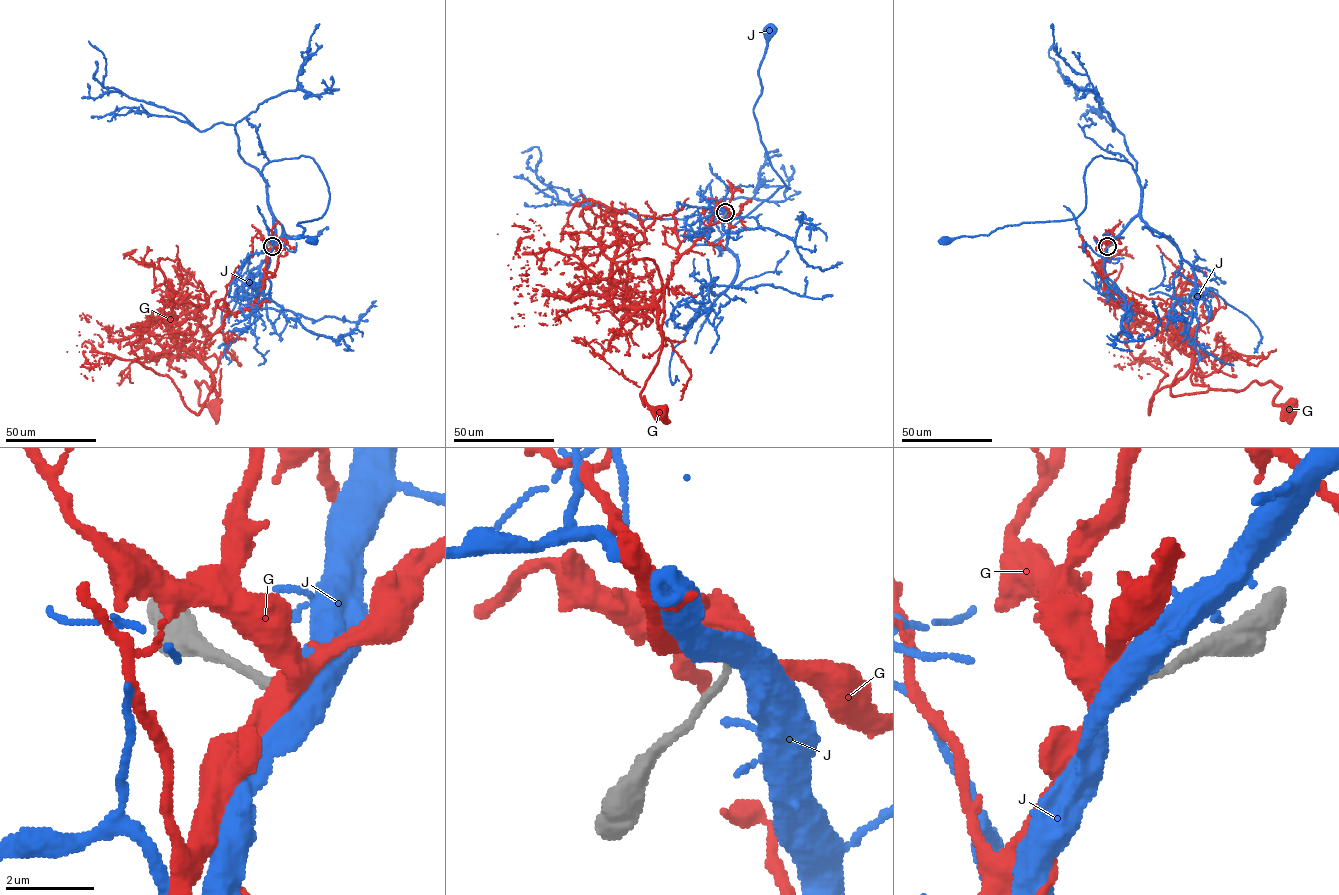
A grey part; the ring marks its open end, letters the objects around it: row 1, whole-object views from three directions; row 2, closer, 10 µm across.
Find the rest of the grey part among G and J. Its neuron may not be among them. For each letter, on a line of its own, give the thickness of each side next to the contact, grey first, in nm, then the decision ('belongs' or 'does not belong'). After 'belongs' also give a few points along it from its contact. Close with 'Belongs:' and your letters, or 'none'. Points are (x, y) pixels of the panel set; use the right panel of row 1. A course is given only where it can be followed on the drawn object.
G: calibres 180 and 400 nm; does not belong
J: calibres 190 and 500 nm; does not belong
Belongs: none

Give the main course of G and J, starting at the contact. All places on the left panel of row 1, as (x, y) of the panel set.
G: (271, 246), (255, 302), (224, 317), (201, 353), (214, 390), (203, 381), (196, 382), (198, 403), (212, 406)
J: (272, 246), (261, 171), (302, 155), (319, 166), (330, 196), (321, 217), (297, 225), (311, 241)

